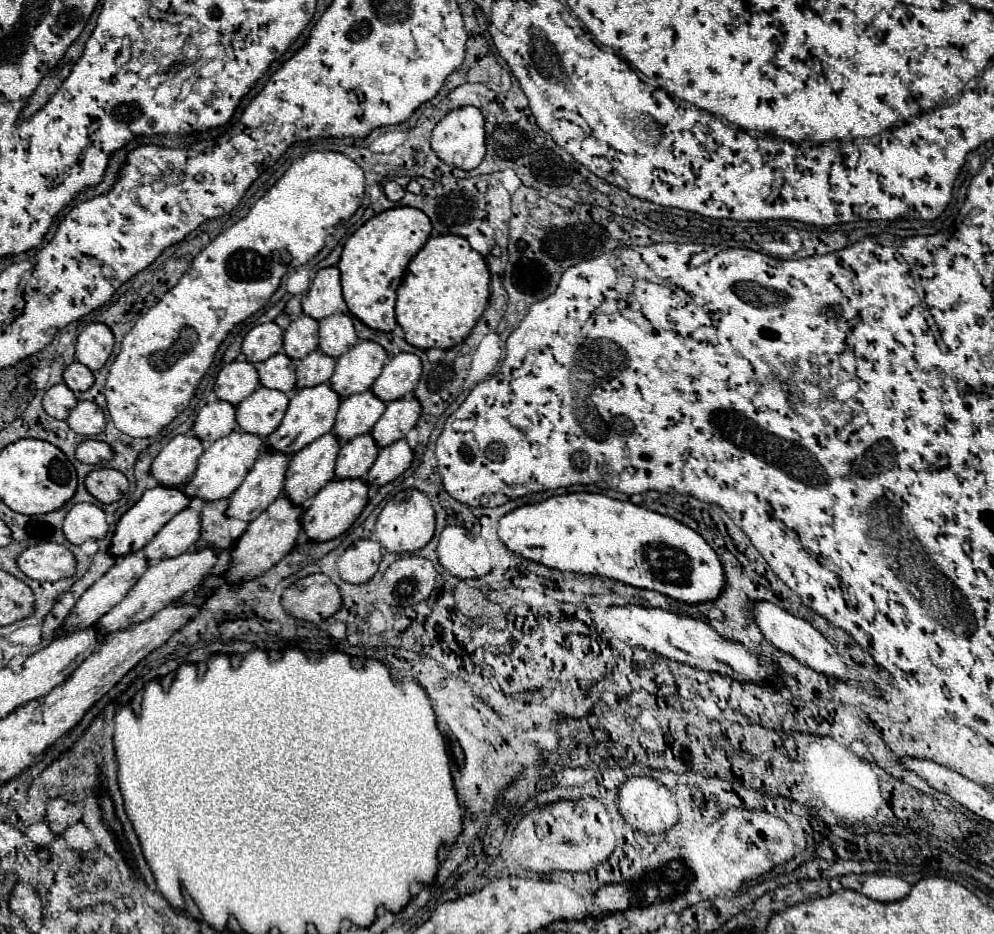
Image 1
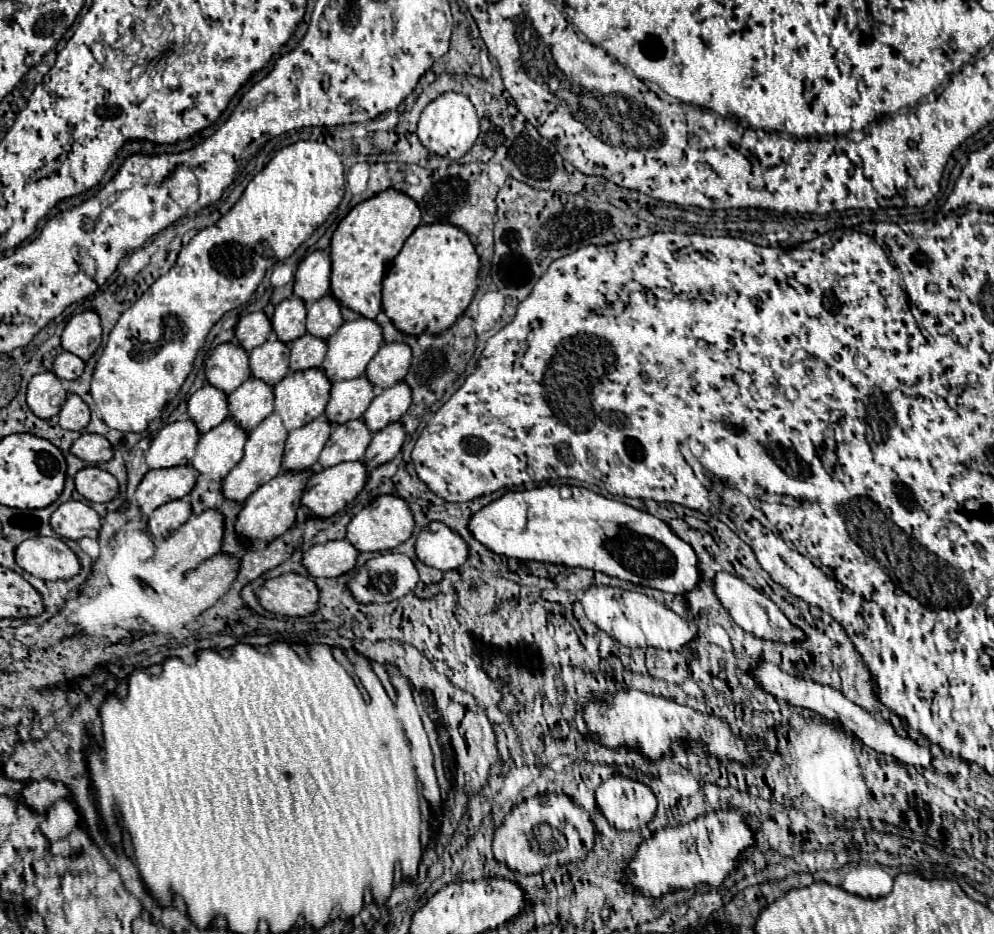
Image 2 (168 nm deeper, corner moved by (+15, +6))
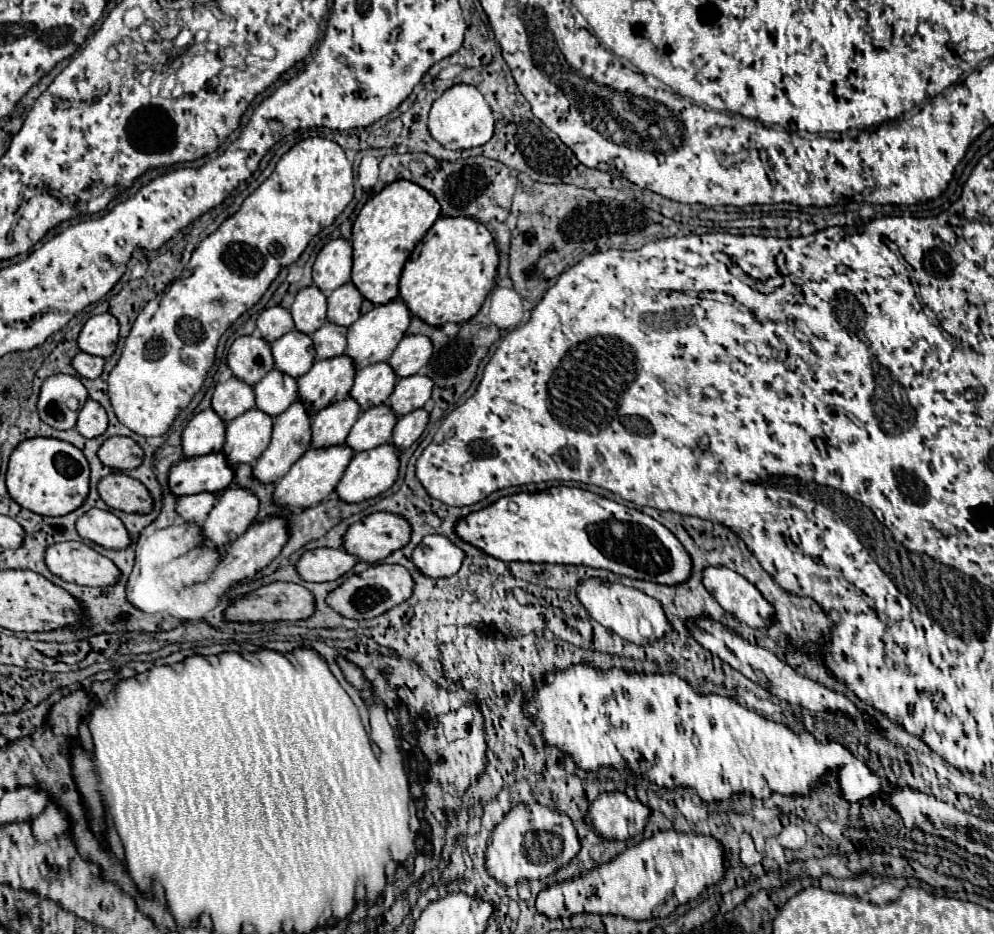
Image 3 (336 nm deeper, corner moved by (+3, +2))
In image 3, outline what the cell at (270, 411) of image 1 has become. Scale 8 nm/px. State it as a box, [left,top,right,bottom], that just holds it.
[254,369,298,417]

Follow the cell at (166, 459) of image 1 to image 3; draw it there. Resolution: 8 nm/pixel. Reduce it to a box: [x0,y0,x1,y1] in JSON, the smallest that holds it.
[182,411,226,459]

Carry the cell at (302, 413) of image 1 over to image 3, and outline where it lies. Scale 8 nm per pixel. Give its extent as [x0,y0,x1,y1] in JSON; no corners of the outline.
[298,355,354,415]

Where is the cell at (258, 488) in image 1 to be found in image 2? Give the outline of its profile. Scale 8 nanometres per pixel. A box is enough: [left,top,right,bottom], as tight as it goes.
[222,413,288,501]

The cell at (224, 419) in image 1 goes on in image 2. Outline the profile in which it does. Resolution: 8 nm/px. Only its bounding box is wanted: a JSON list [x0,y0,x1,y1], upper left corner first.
[188,385,230,433]

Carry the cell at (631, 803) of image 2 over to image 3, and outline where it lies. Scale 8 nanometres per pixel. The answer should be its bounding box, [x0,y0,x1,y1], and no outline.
[588,791,652,841]

